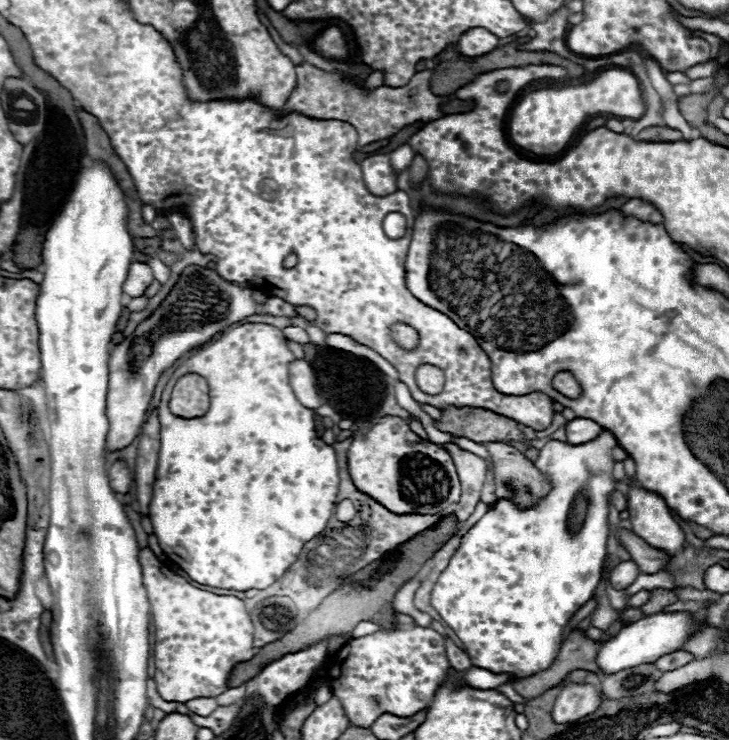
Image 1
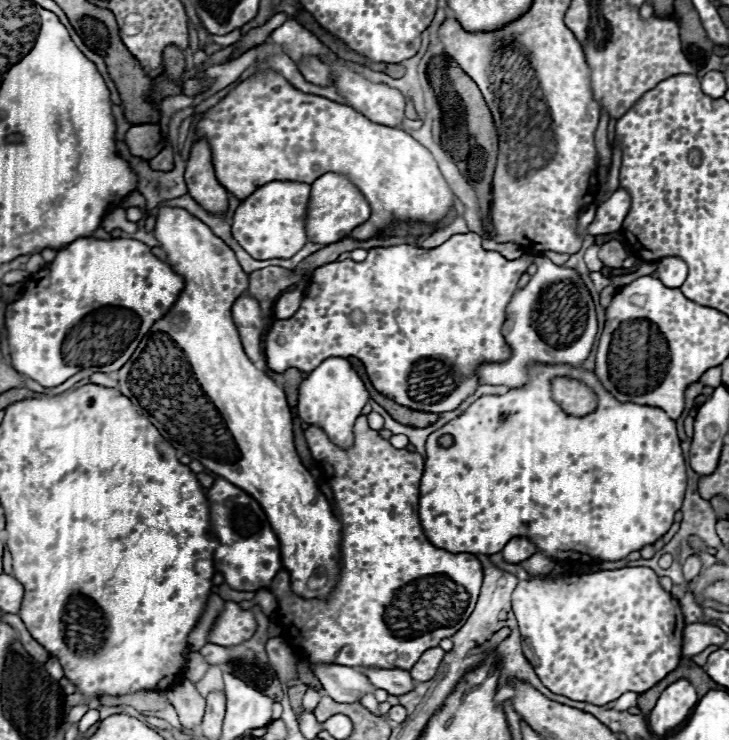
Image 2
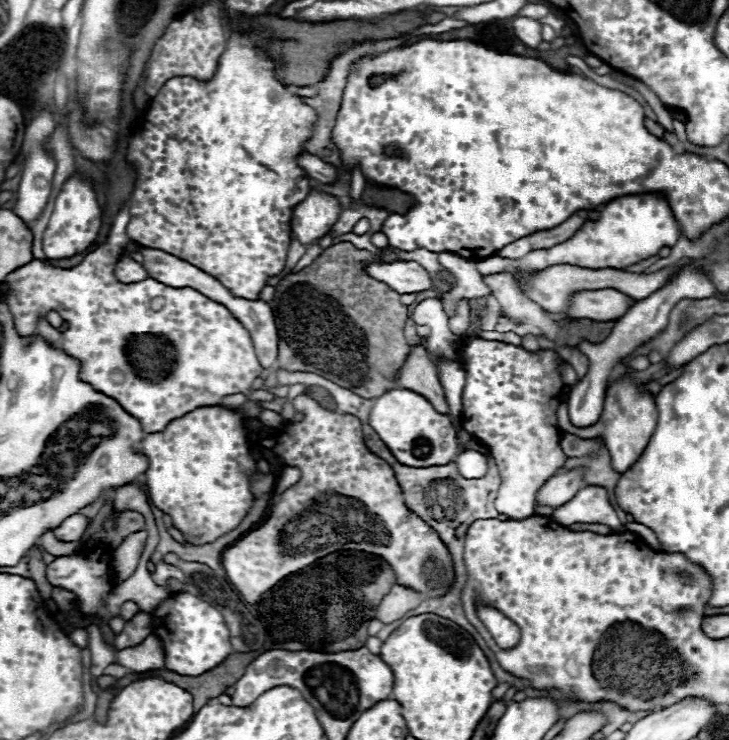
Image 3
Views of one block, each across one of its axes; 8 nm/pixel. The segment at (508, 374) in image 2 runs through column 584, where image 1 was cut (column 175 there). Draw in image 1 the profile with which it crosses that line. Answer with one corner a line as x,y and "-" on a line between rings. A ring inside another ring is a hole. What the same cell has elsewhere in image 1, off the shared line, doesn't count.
188,266
182,272
182,278
168,294
168,298
158,306
158,310
144,320
136,332
116,344
110,352
108,360
108,394
106,394
106,416
110,420
110,432
106,436
106,452
122,450
138,436
140,426
144,424
144,416
148,404
154,394
154,386
162,370
172,366
176,358
180,358
190,348
204,344
216,332
226,326
244,320
256,312
268,312
274,316
296,316
292,304
282,298
270,296
264,304
252,300
252,288
232,284
222,280
212,268

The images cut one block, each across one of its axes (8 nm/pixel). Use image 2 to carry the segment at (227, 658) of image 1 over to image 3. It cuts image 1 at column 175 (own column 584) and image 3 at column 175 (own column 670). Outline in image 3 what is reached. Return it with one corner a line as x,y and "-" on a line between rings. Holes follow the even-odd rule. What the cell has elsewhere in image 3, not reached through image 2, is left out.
188,592
176,594
166,602
162,602
152,612
152,618
154,618
152,620
154,634
164,644
168,670
174,670
182,676
200,676
202,672
206,672
206,668
218,666
228,654
232,654
230,630
224,624
222,614

